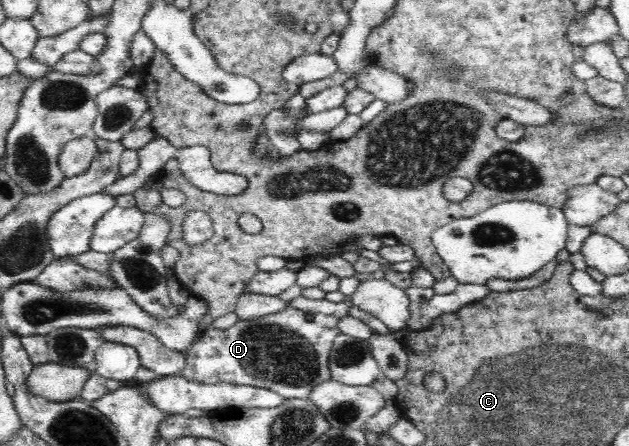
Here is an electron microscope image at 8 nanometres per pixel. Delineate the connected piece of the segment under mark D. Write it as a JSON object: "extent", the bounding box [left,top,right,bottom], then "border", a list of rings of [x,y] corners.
{"extent":[176,307,341,399],"border":[[[290,307],[288,310],[270,316],[254,318],[250,321],[238,320],[234,326],[226,330],[210,326],[200,332],[184,352],[186,366],[176,373],[187,382],[256,386],[277,392],[285,399],[308,399],[310,393],[318,386],[331,380],[329,356],[336,337],[341,333],[338,329],[339,321],[340,319],[334,315],[313,314]]]}

